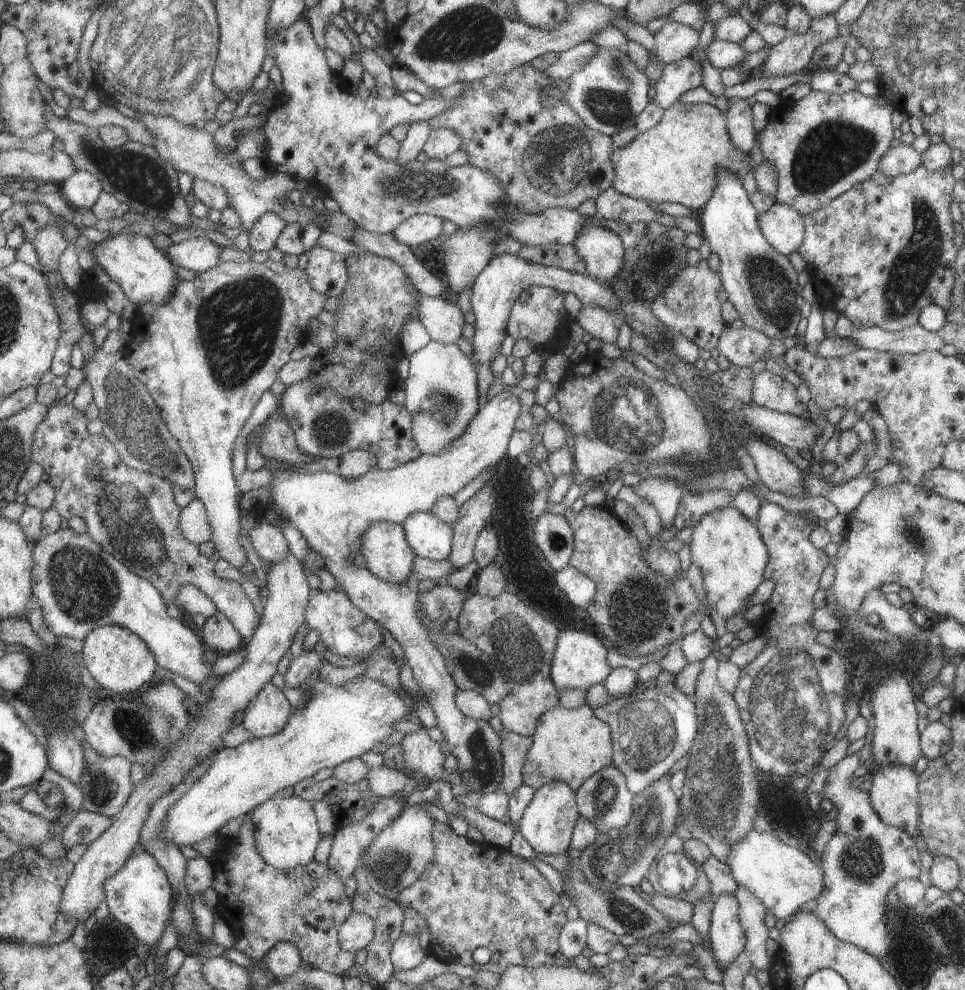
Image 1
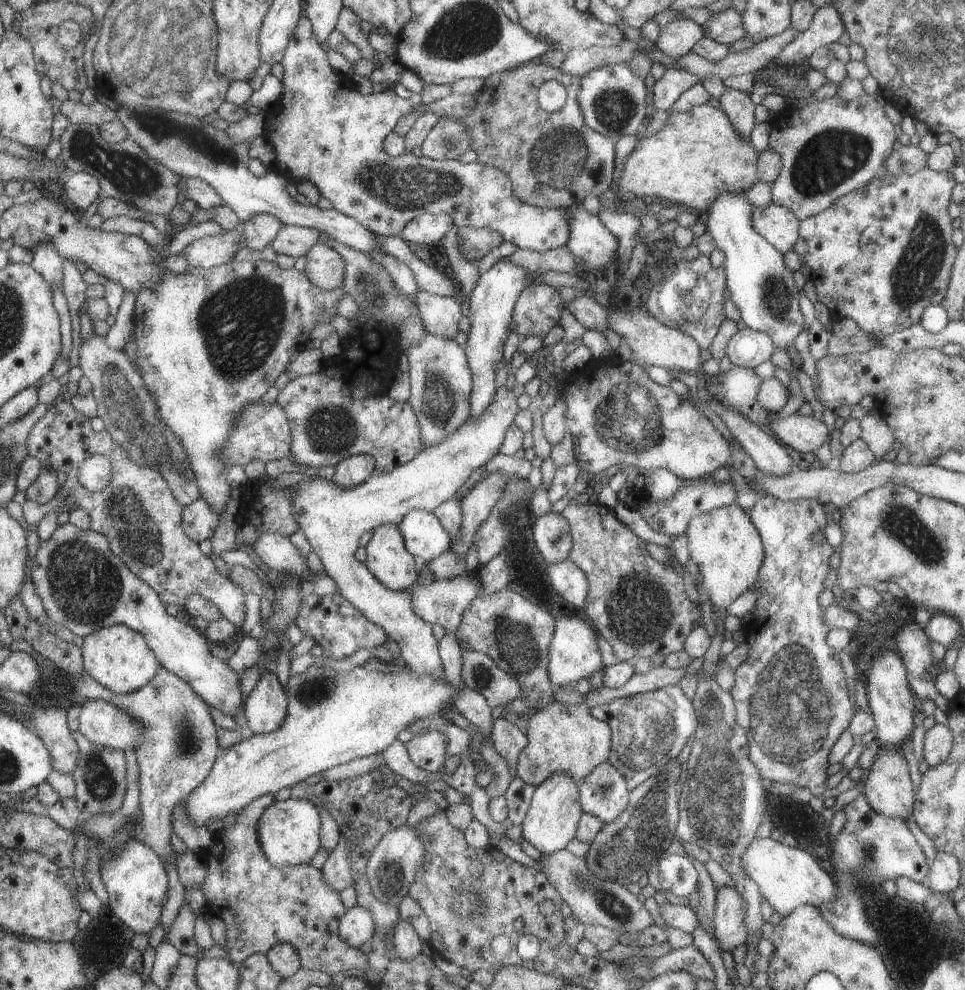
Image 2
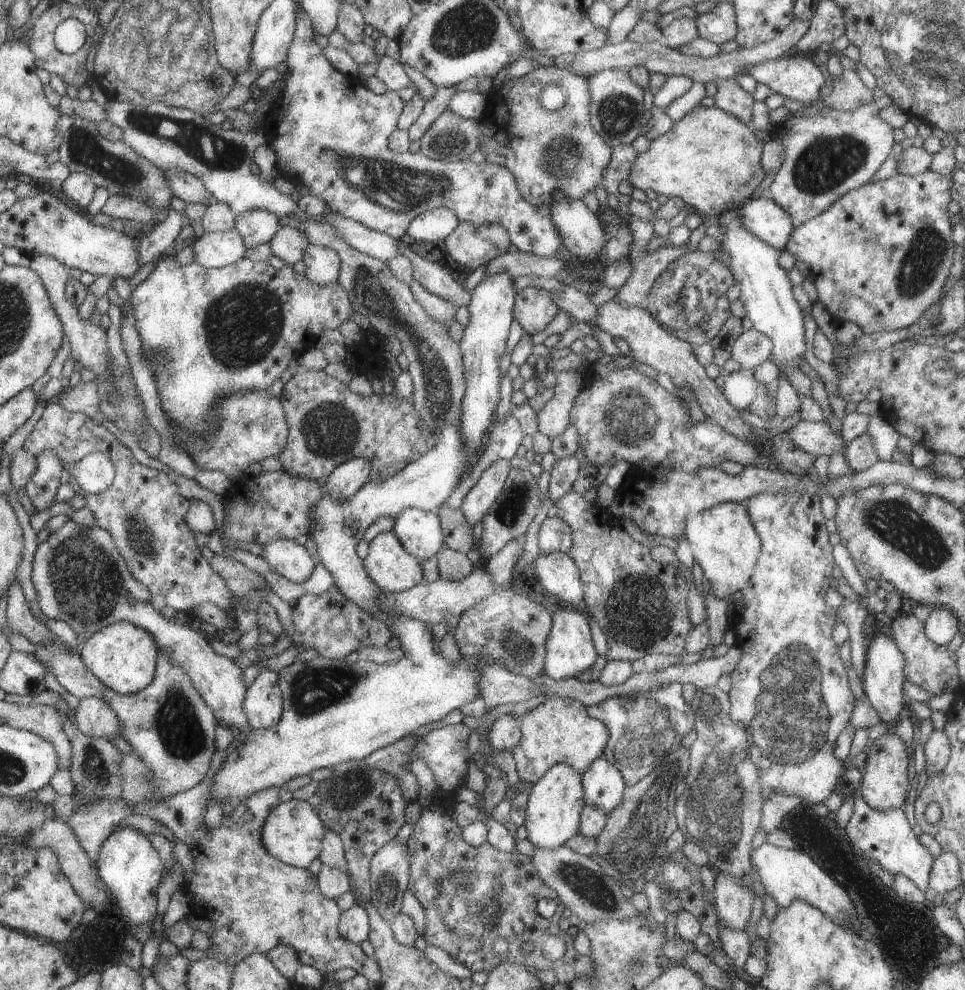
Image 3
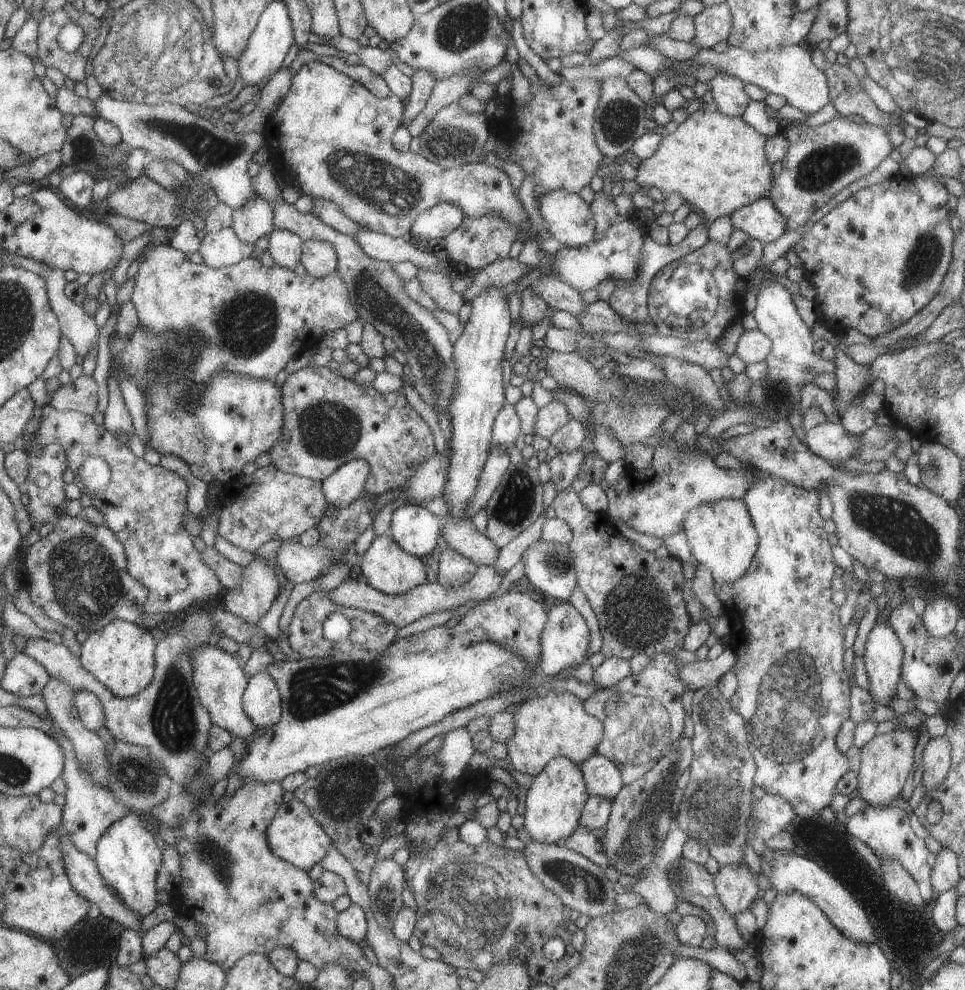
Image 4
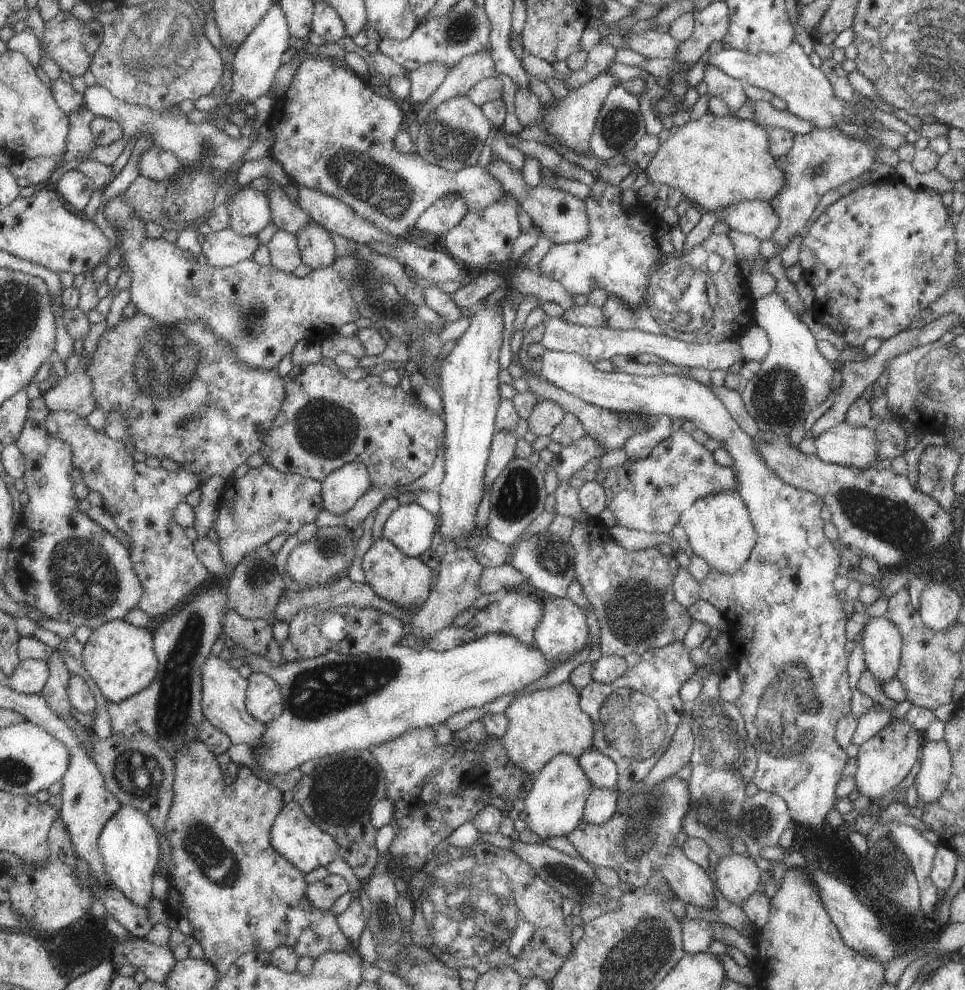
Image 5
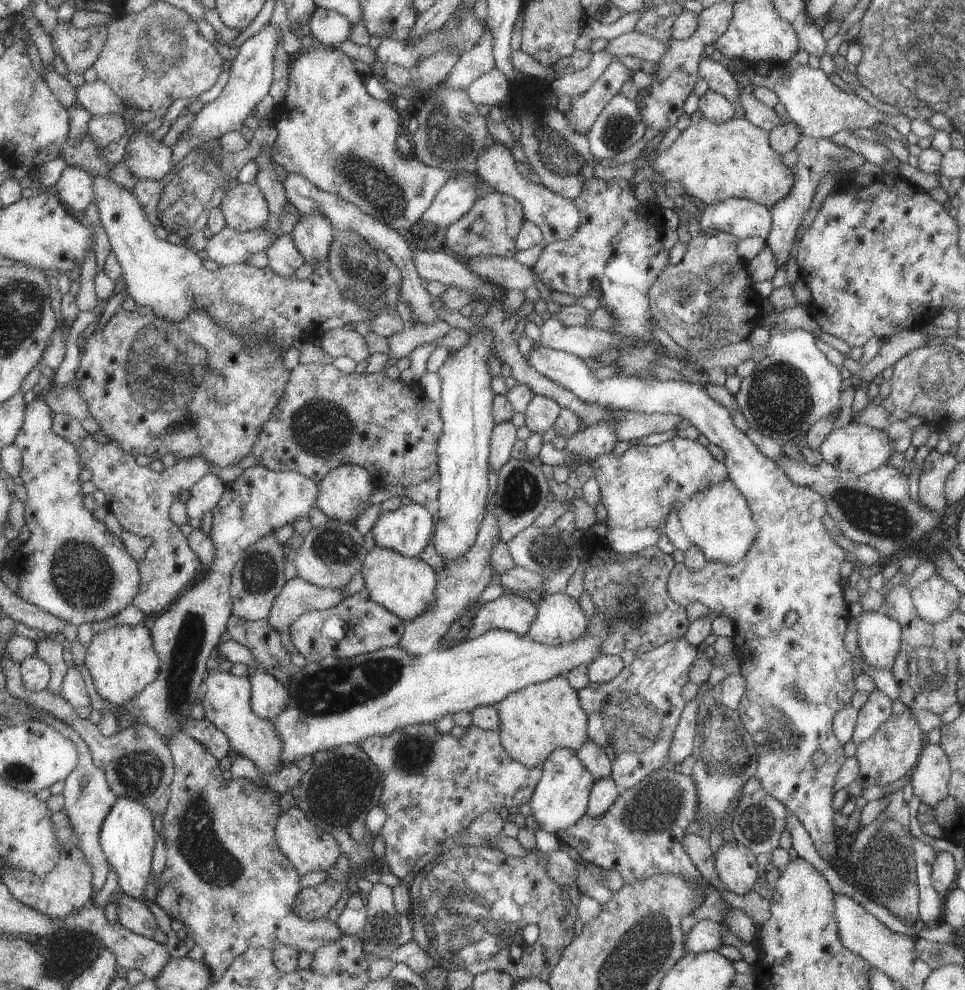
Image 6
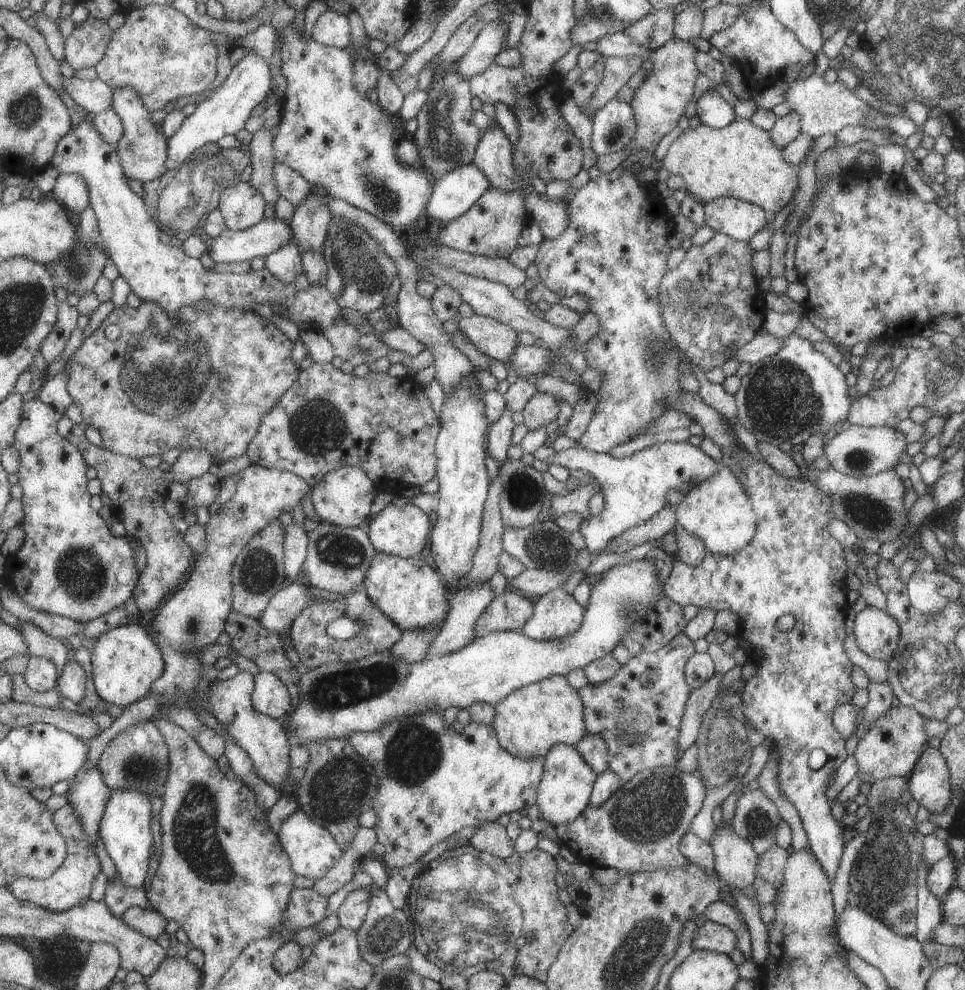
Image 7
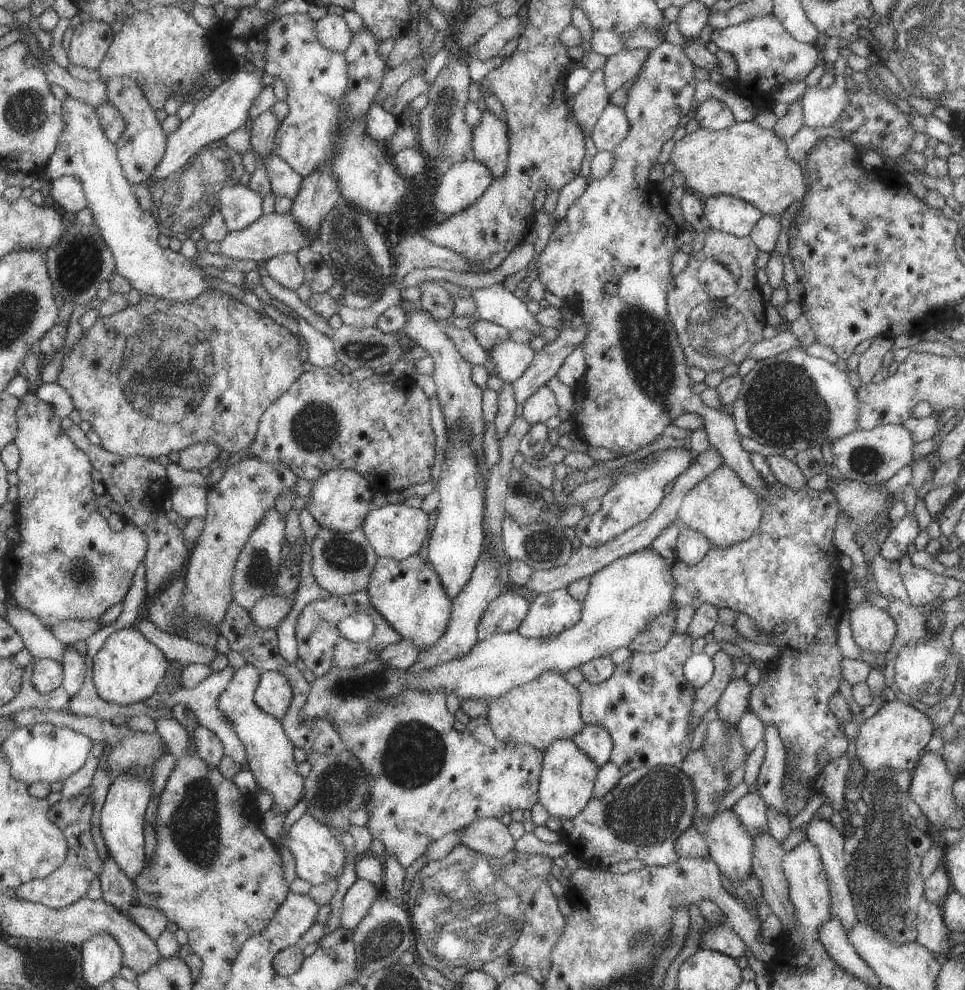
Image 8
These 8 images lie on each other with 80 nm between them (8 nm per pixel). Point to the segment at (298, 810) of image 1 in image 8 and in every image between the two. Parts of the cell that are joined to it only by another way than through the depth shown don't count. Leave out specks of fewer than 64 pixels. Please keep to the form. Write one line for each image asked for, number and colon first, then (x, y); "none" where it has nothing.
2: (289, 831)
3: (293, 833)
4: (293, 835)
5: (299, 839)
6: (311, 849)
7: (312, 852)
8: (318, 858)

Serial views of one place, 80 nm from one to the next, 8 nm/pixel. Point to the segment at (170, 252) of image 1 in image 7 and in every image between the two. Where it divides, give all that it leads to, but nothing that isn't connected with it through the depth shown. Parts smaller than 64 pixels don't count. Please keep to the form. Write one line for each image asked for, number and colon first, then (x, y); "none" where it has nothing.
2: (208, 252)
3: (212, 250)
4: (222, 248)
5: (222, 248)
6: (227, 247)
7: (263, 238)

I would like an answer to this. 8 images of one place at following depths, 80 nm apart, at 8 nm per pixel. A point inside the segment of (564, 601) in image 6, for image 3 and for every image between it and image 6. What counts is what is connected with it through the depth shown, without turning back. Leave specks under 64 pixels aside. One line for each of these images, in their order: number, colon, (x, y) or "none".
3: (569, 647)
4: (563, 642)
5: (563, 630)

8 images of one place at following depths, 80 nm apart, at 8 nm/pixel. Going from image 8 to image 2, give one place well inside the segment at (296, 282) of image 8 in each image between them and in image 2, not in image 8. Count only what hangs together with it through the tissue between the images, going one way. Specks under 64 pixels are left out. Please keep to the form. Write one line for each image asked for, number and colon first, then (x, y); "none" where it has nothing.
2: (294, 241)
3: (289, 244)
4: (285, 248)
5: (284, 255)
6: (283, 258)
7: (285, 263)

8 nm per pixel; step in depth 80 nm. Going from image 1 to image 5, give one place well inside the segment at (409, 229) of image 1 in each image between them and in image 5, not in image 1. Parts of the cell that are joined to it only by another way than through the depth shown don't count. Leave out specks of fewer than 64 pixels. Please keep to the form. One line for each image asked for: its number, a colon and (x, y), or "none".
2: (426, 229)
3: (437, 224)
4: (437, 221)
5: (448, 210)

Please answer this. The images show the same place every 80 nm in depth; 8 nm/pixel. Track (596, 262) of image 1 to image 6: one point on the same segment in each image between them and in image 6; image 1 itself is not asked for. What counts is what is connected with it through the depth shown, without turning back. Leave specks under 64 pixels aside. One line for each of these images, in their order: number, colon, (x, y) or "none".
2: (590, 242)
3: (582, 234)
4: (568, 218)
5: (562, 218)
6: (556, 217)

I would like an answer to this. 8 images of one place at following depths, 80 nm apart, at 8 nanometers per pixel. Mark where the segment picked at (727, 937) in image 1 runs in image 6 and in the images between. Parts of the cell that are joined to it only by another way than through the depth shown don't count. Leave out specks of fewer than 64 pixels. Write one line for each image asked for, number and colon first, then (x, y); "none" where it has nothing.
2: (729, 931)
3: (732, 902)
4: (736, 886)
5: (736, 875)
6: (735, 864)

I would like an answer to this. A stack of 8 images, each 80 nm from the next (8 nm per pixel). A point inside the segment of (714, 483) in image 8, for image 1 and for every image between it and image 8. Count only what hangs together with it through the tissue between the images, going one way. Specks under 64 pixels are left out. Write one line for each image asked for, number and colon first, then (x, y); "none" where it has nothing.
1: (726, 547)
2: (726, 547)
3: (722, 540)
4: (720, 534)
5: (718, 527)
6: (717, 520)
7: (717, 510)

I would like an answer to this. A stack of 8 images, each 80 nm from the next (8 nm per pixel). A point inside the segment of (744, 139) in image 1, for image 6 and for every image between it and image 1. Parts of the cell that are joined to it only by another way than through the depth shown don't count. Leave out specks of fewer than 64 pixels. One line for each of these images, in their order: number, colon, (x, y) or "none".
2: (737, 105)
3: (729, 97)
4: (728, 94)
5: (719, 84)
6: (719, 79)

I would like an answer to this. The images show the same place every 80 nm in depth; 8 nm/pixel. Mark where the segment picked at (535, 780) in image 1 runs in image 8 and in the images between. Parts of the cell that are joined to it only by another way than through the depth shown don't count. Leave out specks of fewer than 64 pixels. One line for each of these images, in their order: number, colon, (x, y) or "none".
2: (560, 738)
3: (559, 731)
4: (556, 724)
5: (544, 722)
6: (533, 721)
7: (531, 719)
8: (547, 708)

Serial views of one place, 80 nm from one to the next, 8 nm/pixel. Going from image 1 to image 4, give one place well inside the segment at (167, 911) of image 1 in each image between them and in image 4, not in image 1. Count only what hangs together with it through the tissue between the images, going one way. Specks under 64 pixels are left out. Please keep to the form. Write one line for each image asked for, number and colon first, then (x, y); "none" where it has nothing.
2: (136, 881)
3: (131, 867)
4: (129, 858)

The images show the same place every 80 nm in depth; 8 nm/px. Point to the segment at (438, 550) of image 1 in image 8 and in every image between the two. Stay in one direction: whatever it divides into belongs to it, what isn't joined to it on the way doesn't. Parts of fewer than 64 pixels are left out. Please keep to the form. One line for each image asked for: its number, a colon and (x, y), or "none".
2: (426, 539)
3: (419, 532)
4: (415, 529)
5: (409, 527)
6: (406, 530)
7: (402, 531)
8: (395, 531)

